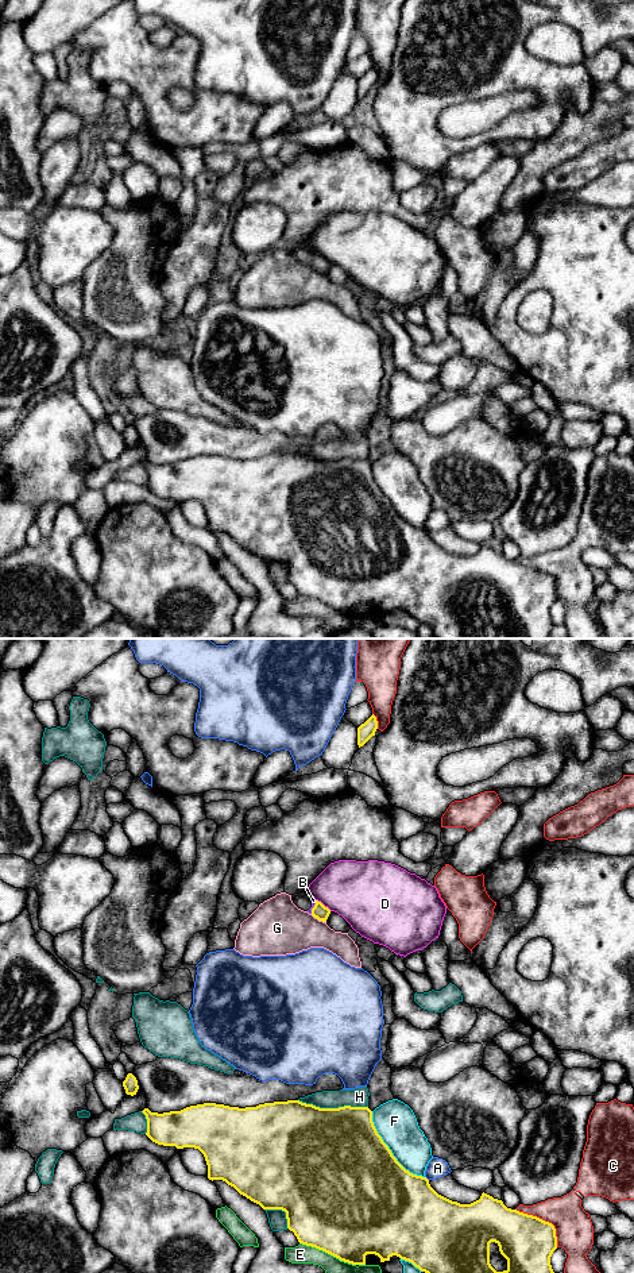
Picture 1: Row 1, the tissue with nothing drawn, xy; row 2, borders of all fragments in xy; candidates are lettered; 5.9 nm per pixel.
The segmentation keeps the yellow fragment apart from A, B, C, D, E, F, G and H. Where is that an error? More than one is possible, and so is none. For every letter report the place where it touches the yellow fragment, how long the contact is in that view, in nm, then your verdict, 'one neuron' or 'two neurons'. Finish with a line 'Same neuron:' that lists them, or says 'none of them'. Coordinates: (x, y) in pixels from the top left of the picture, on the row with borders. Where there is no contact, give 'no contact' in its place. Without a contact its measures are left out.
A: meets yellow in xy at (426, 1179); contact 40 nm long; two neurons
B: meets yellow in xy at (313, 907); contact 90 nm long; one neuron
C: meets yellow in xy at (544, 1221); contact 340 nm long; two neurons
D: meets yellow in xy at (323, 905); contact 120 nm long; two neurons
E: meets yellow in xy at (328, 1253); contact 360 nm long; two neurons
F: meets yellow in xy at (389, 1149); contact 500 nm long; two neurons
G: meets yellow in xy at (319, 919); contact 110 nm long; two neurons
H: meets yellow in xy at (333, 1108); contact 420 nm long; two neurons
Same neuron: B

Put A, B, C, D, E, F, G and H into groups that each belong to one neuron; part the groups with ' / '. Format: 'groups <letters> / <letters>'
groups A / B / C / D / E / F / G / H

